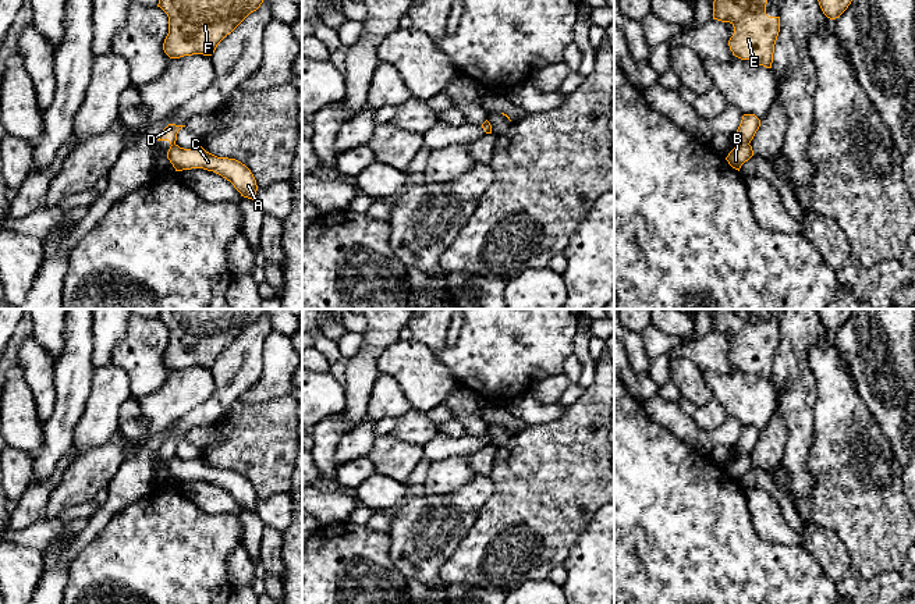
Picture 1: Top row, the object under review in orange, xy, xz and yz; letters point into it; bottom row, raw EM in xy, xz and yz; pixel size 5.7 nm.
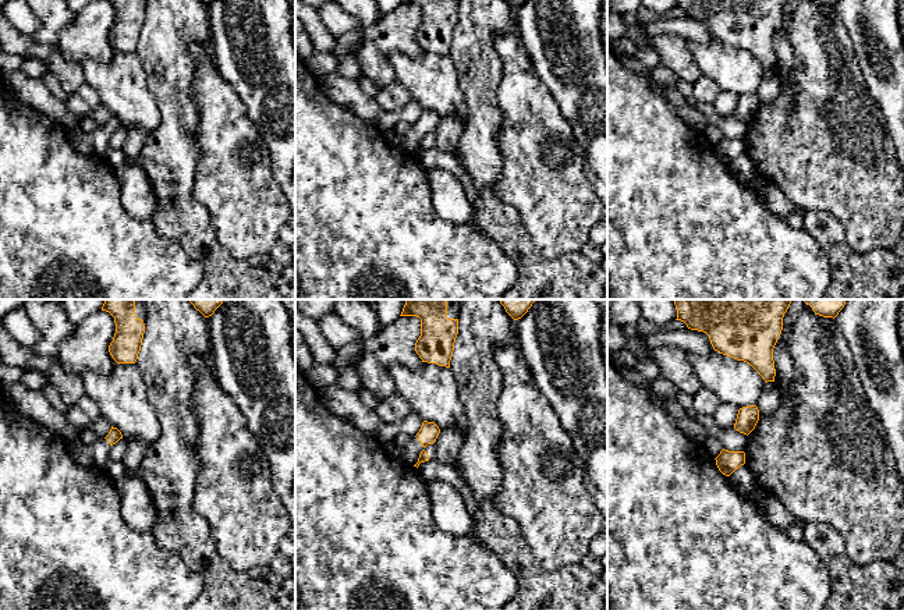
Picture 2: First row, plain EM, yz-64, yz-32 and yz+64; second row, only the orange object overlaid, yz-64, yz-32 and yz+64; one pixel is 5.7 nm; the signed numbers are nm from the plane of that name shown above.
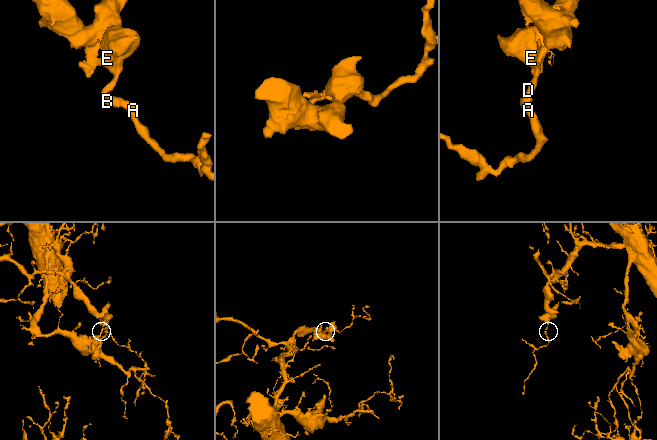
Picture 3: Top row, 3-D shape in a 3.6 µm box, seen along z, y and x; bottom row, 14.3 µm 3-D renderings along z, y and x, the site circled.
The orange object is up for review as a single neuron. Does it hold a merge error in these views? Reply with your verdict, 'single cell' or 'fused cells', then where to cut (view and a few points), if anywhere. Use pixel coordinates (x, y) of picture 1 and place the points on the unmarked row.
fused cells; cut yz (748, 454), (738, 457)

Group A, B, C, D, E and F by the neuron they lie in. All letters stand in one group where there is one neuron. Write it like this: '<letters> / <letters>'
A B C / D E F

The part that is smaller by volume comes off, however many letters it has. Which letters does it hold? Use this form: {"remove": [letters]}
{"remove": ["A", "B", "C"]}

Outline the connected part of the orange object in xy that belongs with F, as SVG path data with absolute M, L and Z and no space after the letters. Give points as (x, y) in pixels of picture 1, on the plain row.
M160 309L160 319L169 328L169 345L163 362L170 370L203 366L212 367L217 356L230 347L266 309Z

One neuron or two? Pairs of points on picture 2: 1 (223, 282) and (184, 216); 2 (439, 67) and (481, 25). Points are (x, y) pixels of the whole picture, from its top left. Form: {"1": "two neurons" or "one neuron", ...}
{"1": "one neuron", "2": "two neurons"}

